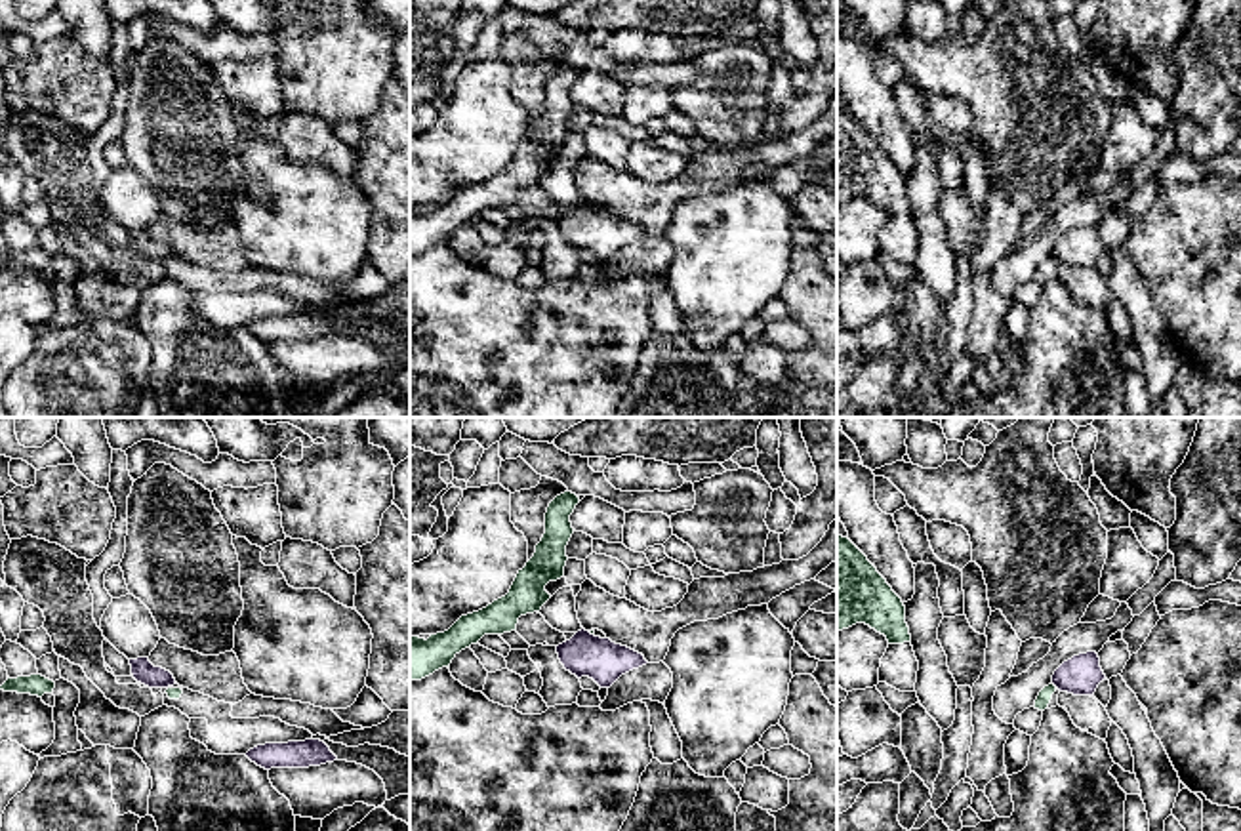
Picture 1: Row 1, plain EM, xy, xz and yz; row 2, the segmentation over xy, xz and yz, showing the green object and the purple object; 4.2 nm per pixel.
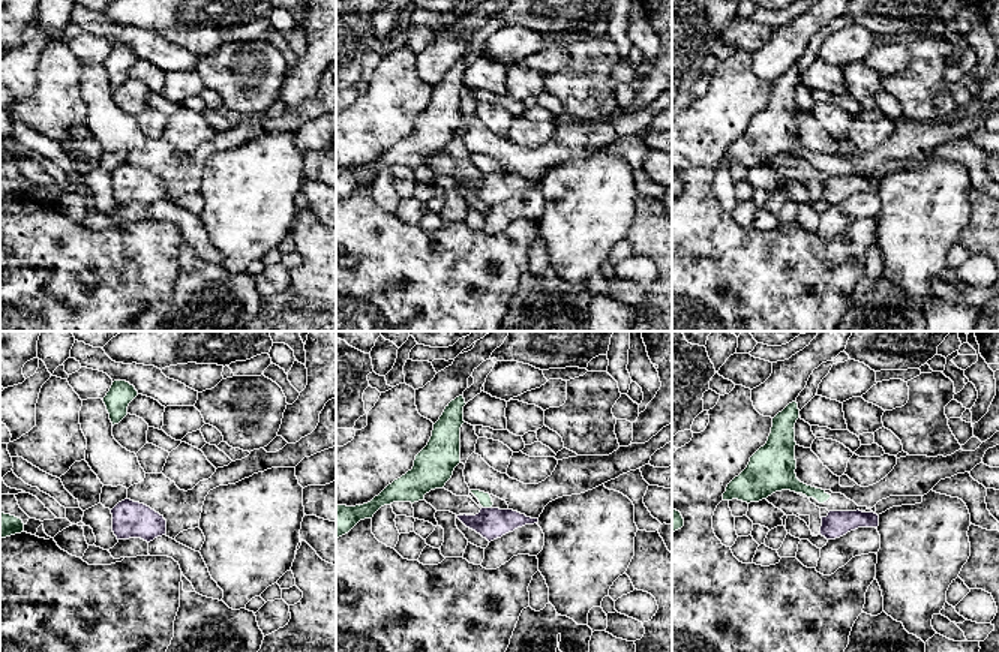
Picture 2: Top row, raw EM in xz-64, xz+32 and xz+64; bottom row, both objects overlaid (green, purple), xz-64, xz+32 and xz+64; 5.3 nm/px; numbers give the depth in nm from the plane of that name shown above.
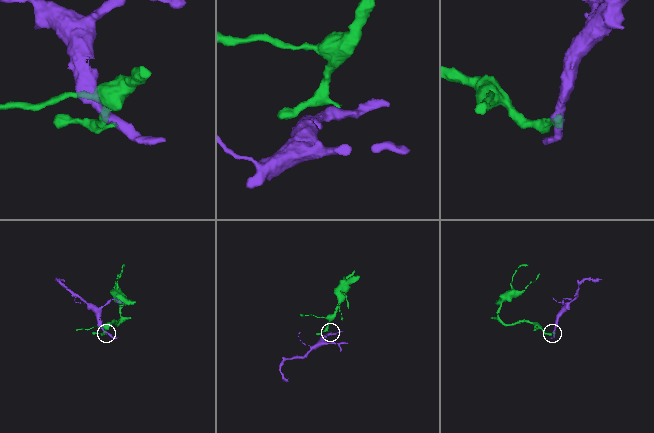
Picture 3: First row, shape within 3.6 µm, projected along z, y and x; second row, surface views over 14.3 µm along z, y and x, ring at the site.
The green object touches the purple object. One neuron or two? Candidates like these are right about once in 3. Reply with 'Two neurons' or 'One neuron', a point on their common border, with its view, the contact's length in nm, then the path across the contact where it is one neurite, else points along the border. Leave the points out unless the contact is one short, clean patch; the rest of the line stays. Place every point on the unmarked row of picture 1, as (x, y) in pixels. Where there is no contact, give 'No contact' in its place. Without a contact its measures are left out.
Two neurons. Touches green at xz (591, 206). Shared border 40 nm. Boundary: xz (588, 204), (593, 208)

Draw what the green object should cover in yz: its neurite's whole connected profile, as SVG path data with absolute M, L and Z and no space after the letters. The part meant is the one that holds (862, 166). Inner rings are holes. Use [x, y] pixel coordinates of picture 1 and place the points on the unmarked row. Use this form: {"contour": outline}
{"contour": "M837 109L837 204L865 196L888 217L911 215L905 179L867 130Z"}

